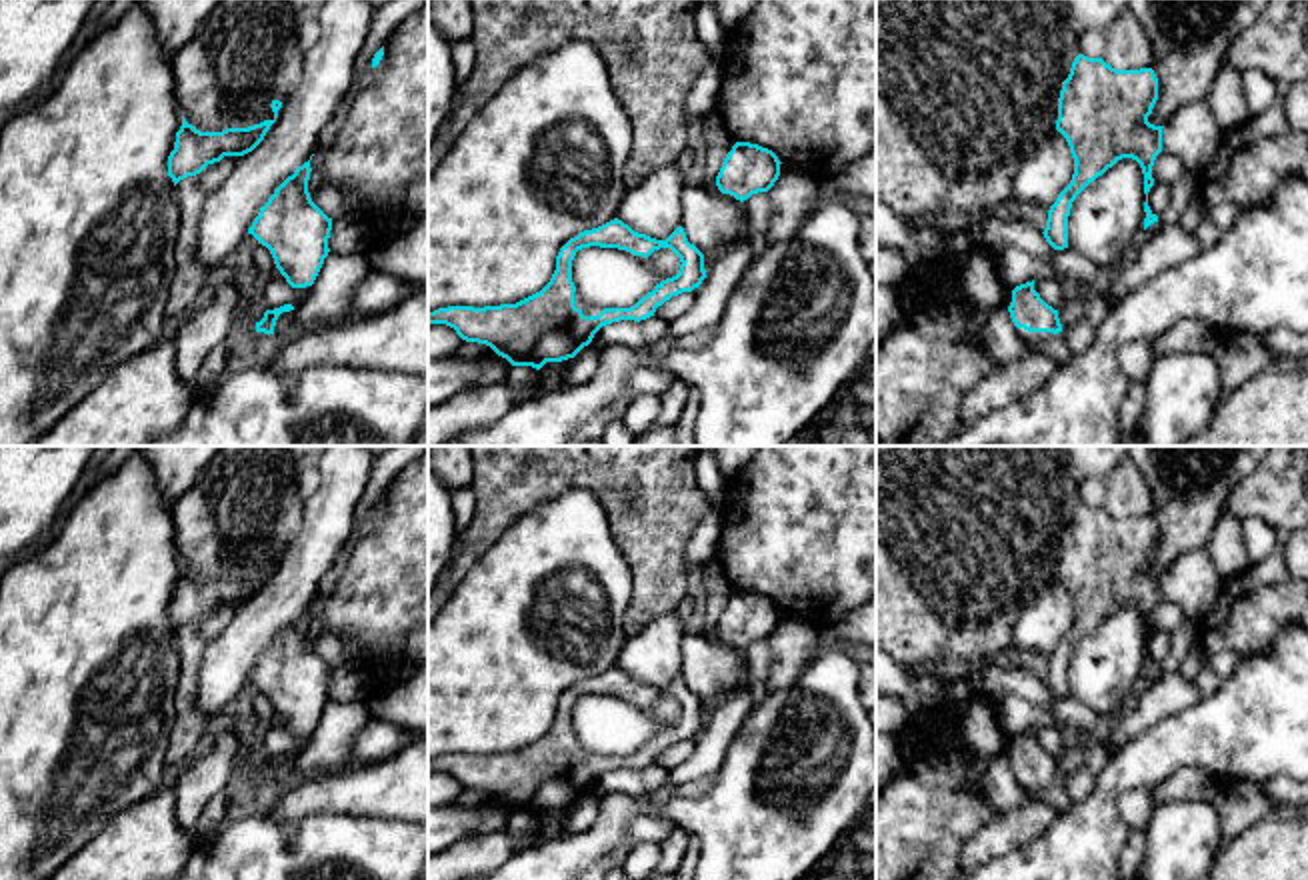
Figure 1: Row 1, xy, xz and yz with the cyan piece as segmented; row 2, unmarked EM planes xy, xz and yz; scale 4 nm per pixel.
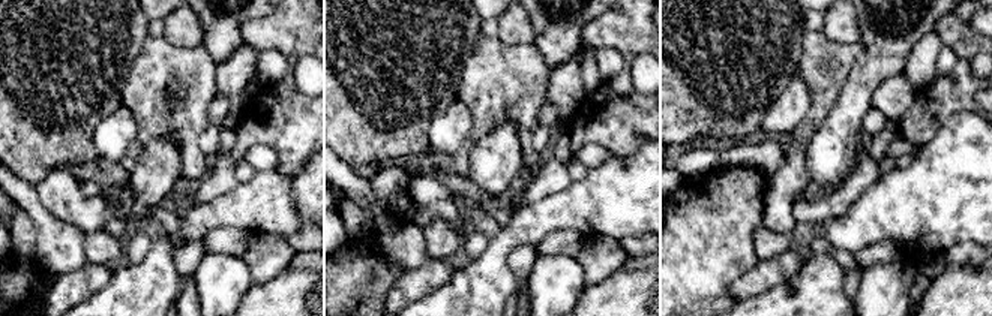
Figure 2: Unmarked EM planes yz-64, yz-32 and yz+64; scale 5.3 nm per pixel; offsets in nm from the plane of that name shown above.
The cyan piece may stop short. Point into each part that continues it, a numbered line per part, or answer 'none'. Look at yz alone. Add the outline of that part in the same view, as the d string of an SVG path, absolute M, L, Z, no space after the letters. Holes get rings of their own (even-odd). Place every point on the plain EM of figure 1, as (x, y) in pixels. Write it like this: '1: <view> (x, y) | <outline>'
1: yz (1034, 788) | M1016 776L1016 780L1030 798L1042 798L1042 794L1054 784L1052 780L1028 780L1024 776Z

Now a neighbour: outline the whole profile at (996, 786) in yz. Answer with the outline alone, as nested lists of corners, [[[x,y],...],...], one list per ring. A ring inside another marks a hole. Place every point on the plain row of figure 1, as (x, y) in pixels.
[[[998,756],[970,784],[970,790],[994,812],[1004,814],[1024,804],[1030,794],[1018,784],[1008,756]]]

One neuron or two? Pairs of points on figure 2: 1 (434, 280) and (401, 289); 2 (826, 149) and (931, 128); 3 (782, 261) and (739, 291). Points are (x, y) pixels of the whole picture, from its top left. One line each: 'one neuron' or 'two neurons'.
1: one neuron
2: two neurons
3: one neuron

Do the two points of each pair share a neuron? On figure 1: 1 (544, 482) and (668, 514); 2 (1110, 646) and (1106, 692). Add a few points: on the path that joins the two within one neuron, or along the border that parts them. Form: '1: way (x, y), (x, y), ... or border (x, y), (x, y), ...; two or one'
1: way (574, 474), (628, 474), (638, 484); one
2: way (1110, 658), (1106, 680); one

